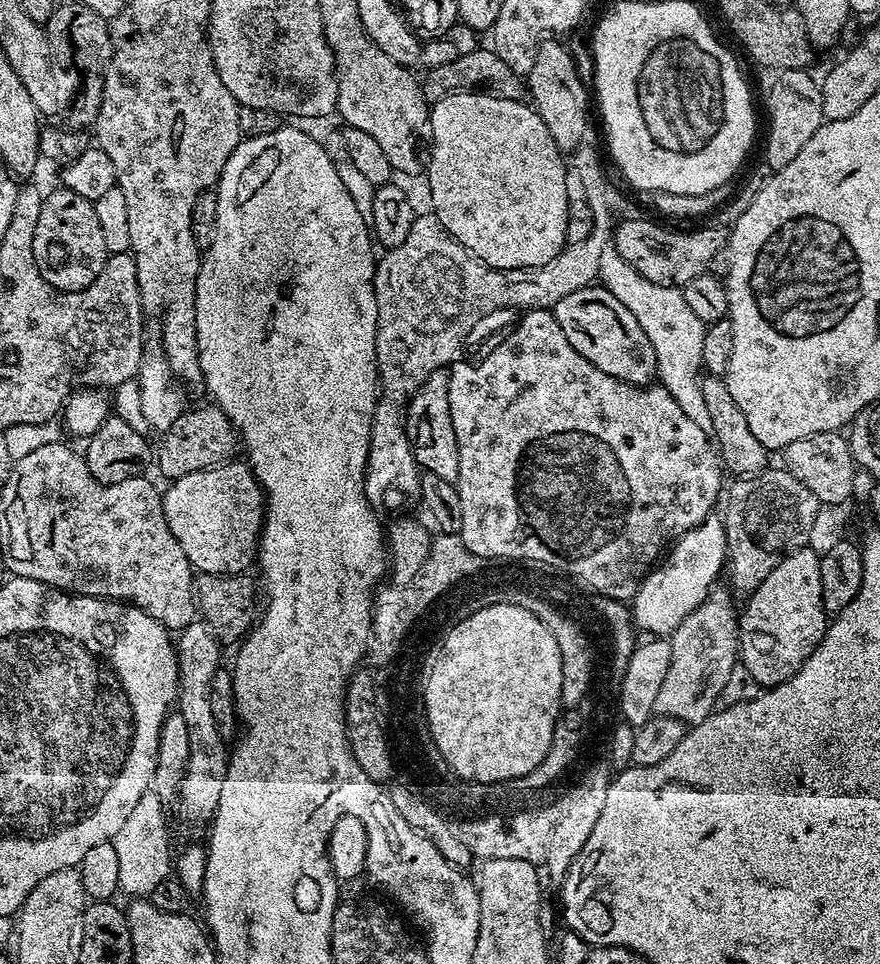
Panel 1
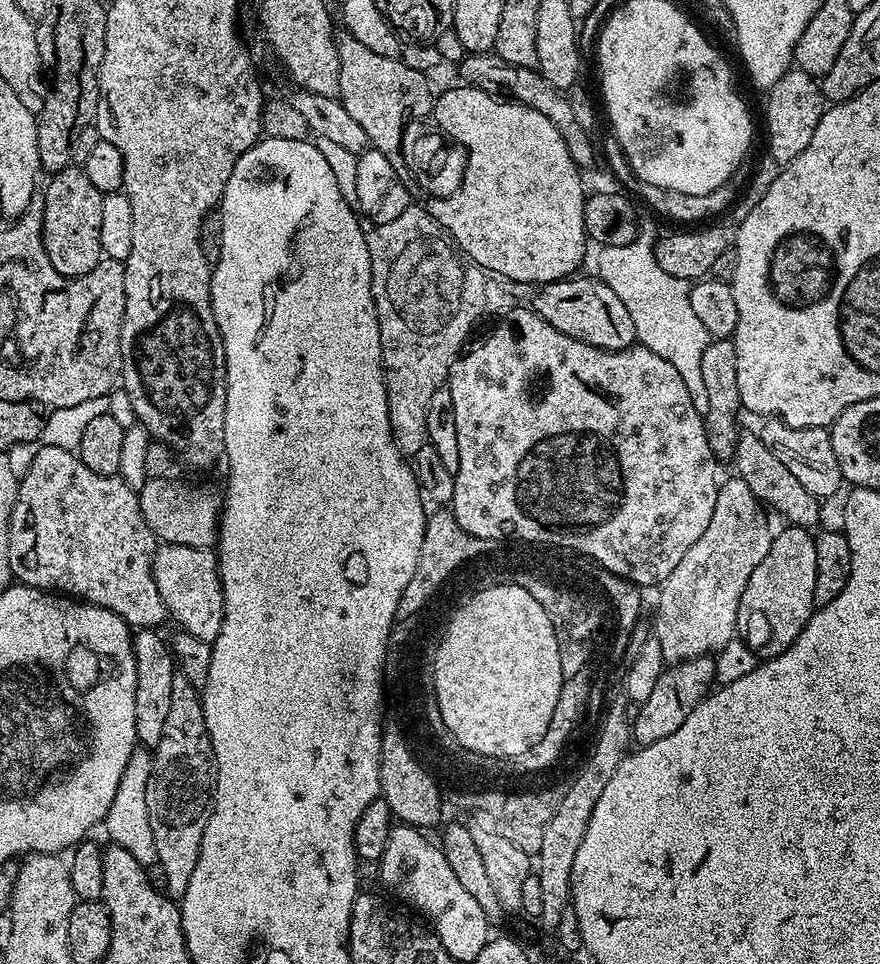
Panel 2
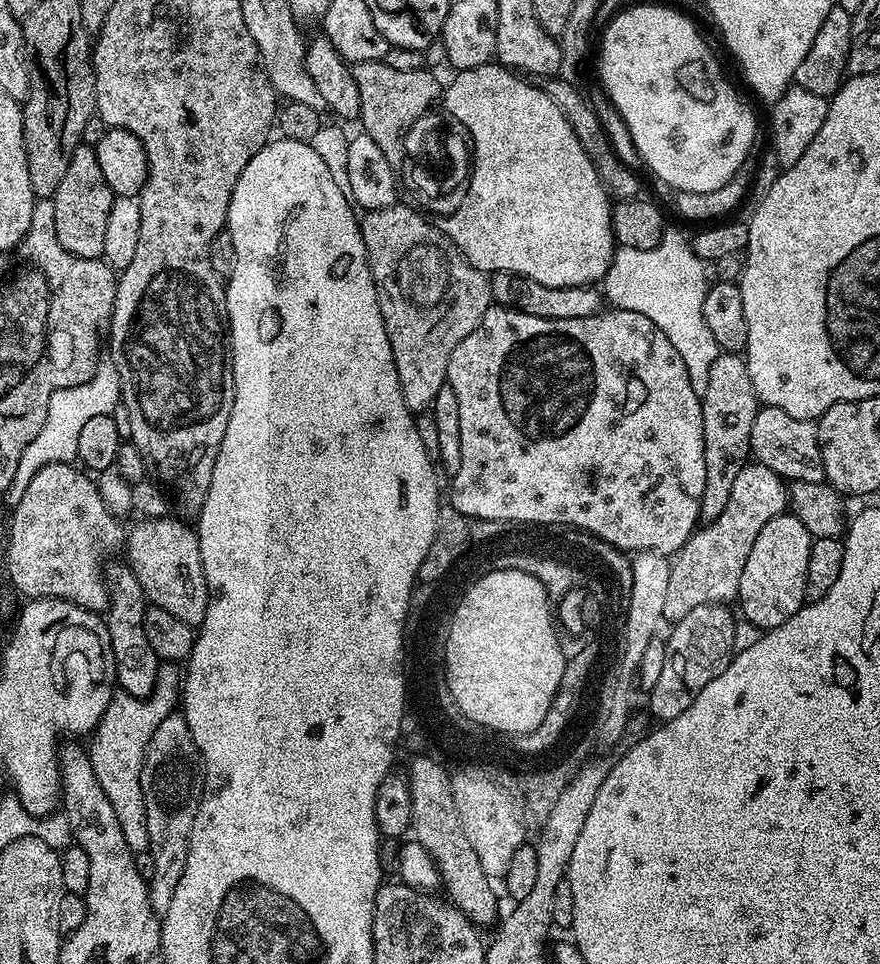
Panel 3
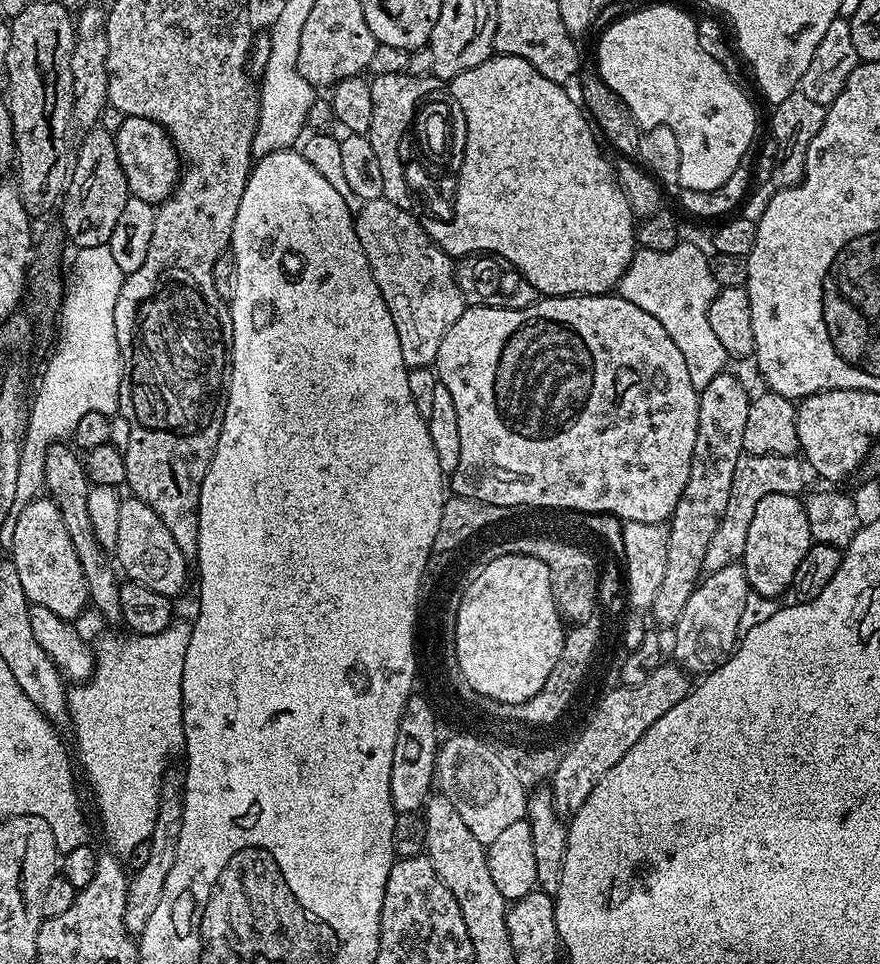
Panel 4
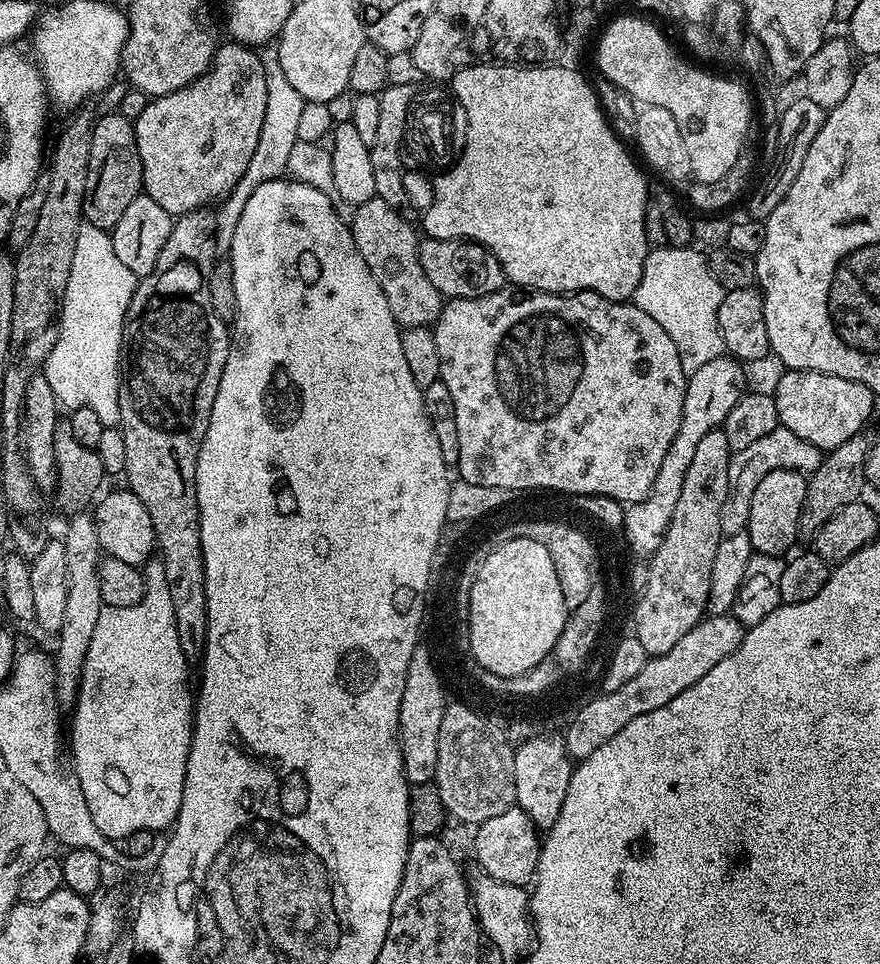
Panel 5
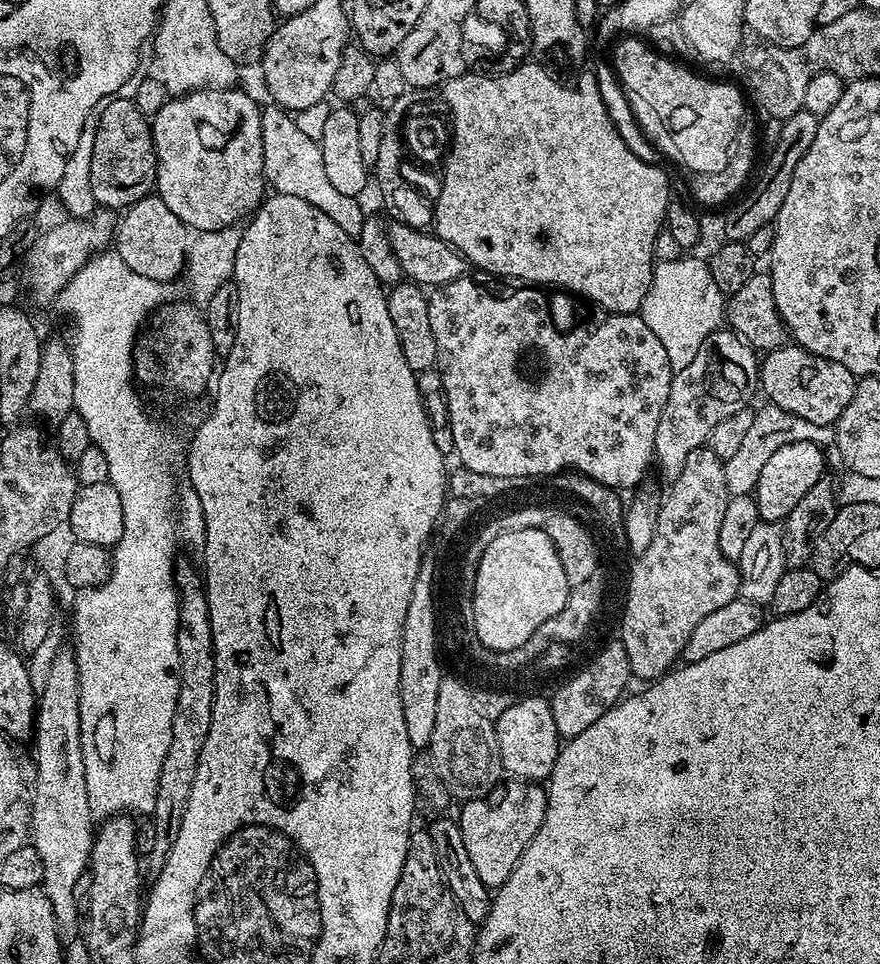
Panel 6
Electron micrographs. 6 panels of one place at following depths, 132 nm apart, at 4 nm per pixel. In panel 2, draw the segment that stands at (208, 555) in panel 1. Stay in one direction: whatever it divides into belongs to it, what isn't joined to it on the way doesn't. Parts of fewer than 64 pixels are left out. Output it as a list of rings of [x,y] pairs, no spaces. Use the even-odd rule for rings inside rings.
[[[154,477],[144,481],[138,489],[142,516],[146,518],[157,541],[211,549],[220,534],[221,493],[211,492],[208,488],[195,488],[192,484],[179,484],[172,479]]]

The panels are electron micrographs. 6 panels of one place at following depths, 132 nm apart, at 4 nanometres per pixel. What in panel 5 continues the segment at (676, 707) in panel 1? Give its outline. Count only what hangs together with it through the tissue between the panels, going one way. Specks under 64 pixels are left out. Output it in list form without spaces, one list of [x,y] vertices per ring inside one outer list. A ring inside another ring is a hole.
[[[784,427],[770,430],[758,442],[746,446],[746,450],[738,450],[732,454],[732,460],[728,463],[728,489],[726,490],[726,502],[722,506],[722,522],[720,530],[723,535],[734,535],[745,531],[750,518],[750,502],[754,498],[754,489],[770,470],[794,470],[811,474],[818,470],[818,466],[824,461],[825,453],[818,446],[806,442],[806,438],[798,438],[794,430],[786,430]]]

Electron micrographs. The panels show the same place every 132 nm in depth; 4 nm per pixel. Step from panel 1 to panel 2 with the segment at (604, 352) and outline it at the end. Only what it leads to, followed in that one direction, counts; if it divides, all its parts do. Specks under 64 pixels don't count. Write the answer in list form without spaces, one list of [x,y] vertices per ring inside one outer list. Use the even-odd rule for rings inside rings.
[[[580,275],[539,285],[537,292],[540,293],[537,296],[535,293],[530,300],[532,311],[550,322],[554,330],[562,330],[562,334],[570,334],[570,338],[578,338],[590,346],[611,352],[633,347],[637,343],[636,327],[626,306],[622,306],[622,298],[618,298],[603,280]]]

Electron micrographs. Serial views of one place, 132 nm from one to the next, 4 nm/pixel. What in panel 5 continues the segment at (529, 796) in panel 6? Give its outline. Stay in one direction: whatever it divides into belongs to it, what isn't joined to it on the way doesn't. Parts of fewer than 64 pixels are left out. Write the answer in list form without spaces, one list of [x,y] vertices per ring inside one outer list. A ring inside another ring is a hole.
[[[519,806],[477,825],[475,832],[474,854],[477,867],[500,882],[520,887],[527,885],[535,877],[539,865],[540,838],[532,819]]]

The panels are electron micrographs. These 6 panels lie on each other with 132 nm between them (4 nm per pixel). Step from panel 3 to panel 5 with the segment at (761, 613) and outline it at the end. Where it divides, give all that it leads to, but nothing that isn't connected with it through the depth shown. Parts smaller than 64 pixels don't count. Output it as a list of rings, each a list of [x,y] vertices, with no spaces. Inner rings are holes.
[[[770,470],[762,482],[754,489],[754,498],[750,502],[750,518],[746,531],[750,536],[753,553],[761,556],[779,556],[785,555],[784,551],[791,546],[800,536],[800,515],[802,514],[802,502],[806,502],[806,486],[808,485],[808,476],[802,472],[794,470]]]

